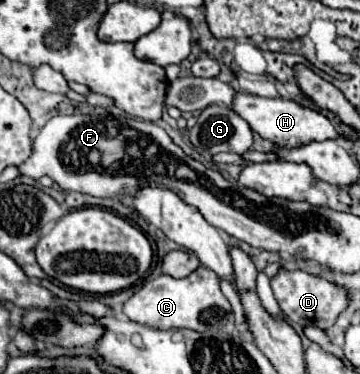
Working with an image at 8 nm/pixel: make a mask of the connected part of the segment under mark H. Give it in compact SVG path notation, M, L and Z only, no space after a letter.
M238 92L232 110L236 110L248 124L250 128L260 134L262 138L274 142L280 148L300 148L304 144L310 144L312 140L322 142L328 138L340 138L342 134L338 128L318 110L306 108L294 100L286 98L262 98L262 96L252 96L246 92Z

